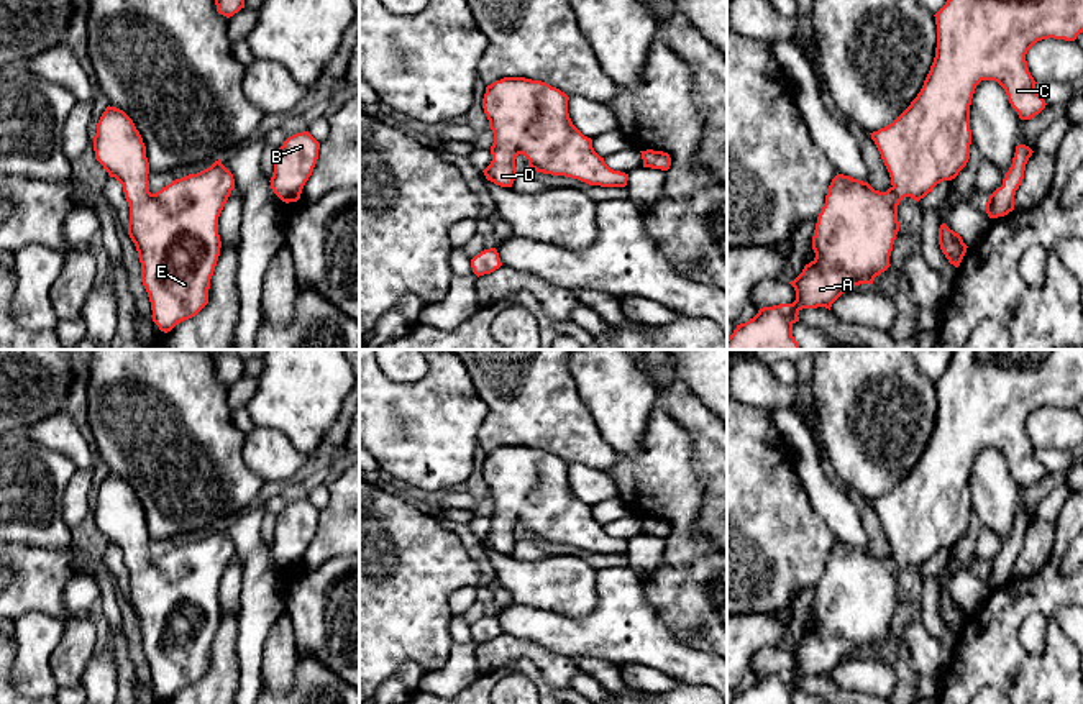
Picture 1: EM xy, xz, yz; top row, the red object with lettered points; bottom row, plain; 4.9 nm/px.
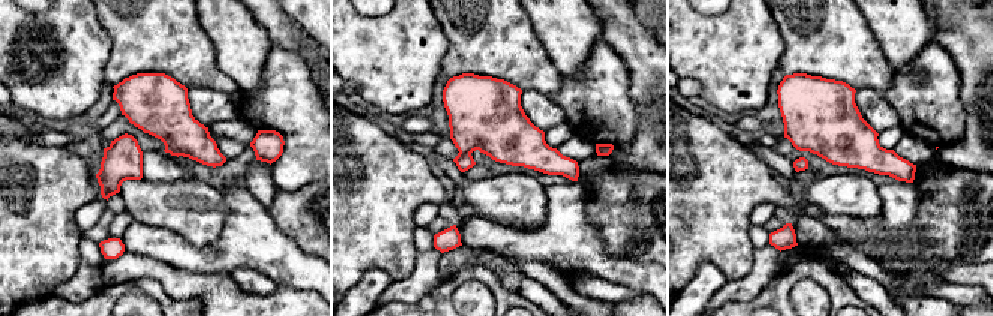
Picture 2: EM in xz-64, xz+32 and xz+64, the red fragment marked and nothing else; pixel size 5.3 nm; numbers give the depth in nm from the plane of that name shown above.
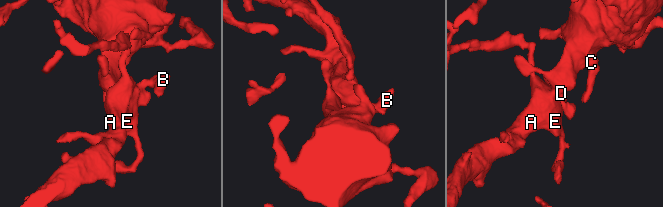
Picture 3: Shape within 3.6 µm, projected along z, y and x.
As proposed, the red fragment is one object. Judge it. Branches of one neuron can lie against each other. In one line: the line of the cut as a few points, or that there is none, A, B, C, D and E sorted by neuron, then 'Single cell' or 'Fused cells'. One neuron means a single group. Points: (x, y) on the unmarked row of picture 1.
No split. Groups: A B C D E. Single cell

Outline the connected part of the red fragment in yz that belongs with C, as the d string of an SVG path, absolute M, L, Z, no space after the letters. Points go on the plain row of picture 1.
M955 350L950 366L934 384L935 425L921 459L893 491L870 501L889 540L891 555L880 560L868 550L837 540L817 584L812 604L816 625L789 650L796 668L760 676L730 704L793 704L802 676L830 678L843 660L873 651L891 633L899 569L904 565L919 569L937 551L955 546L970 527L970 473L976 453L981 448L998 450L1021 487L1030 487L1045 476L1026 422L1037 409L1075 409L1083 400L1083 350Z

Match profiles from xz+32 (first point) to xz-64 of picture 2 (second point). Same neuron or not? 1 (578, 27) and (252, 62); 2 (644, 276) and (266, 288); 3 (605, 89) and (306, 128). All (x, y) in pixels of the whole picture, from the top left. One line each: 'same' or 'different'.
1: same
2: different
3: same

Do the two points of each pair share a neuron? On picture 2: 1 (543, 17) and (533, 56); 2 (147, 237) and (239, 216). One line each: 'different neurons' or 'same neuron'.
1: different neurons
2: same neuron

